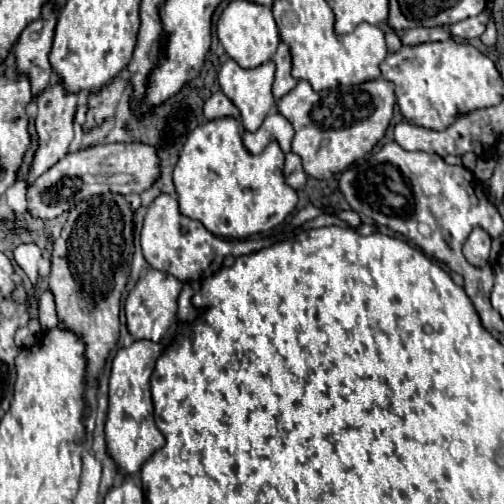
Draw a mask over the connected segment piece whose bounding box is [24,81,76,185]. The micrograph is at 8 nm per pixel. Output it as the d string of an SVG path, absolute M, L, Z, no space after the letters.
M52 81L48 89L44 89L38 99L38 115L36 115L36 133L38 133L38 149L34 153L32 165L28 175L24 177L28 185L34 183L36 177L40 177L44 171L48 171L52 165L56 165L66 153L68 145L74 139L74 111L76 111L76 95L68 95L64 87L60 87L58 81Z

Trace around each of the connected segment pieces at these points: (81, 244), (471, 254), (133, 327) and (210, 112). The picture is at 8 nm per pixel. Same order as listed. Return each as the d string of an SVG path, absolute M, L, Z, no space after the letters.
M100 195L92 199L88 205L78 203L72 211L68 221L62 227L60 237L54 241L54 251L52 251L52 271L50 271L50 291L56 301L56 313L60 319L60 327L66 331L76 333L82 343L84 343L84 357L86 357L86 385L92 385L108 359L110 349L118 341L120 333L120 299L128 281L128 271L132 263L132 211L130 205L124 201L122 195Z
M474 227L464 243L464 257L474 267L484 267L490 255L490 235L482 227Z
M148 269L146 275L140 277L140 281L128 293L128 299L124 303L126 327L134 341L148 339L148 341L160 343L162 337L172 331L176 323L176 299L180 295L180 289L182 289L182 281L178 281L174 275L168 275L156 269Z
M214 93L206 105L204 105L204 115L206 119L220 119L220 117L234 117L234 119L240 119L240 111L238 107L222 93Z

